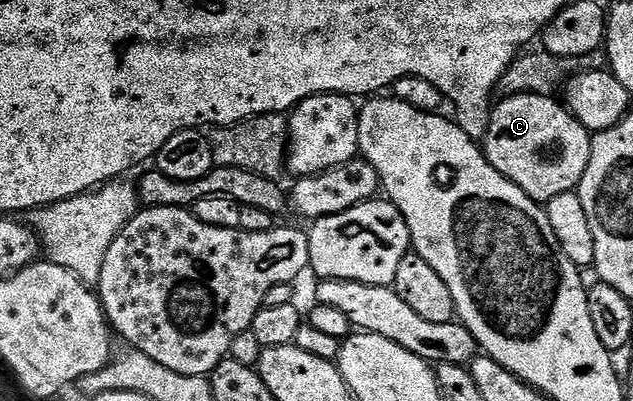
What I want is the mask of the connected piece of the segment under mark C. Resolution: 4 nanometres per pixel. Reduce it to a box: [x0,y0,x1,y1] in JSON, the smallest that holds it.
[483,94,591,204]

